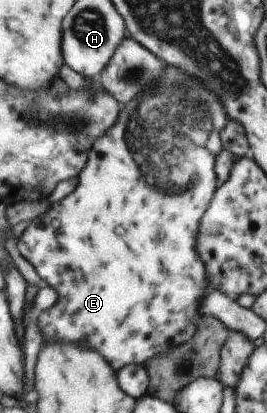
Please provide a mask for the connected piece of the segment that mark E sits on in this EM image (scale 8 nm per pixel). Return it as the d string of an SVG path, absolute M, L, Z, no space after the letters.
M165 66L165 70L163 74L156 78L156 82L154 86L152 86L152 82L146 82L146 86L141 85L141 89L139 94L132 100L127 101L124 106L121 106L119 116L114 126L110 128L102 137L99 137L96 142L94 142L94 146L92 150L90 150L90 154L88 157L88 162L86 162L86 166L84 169L77 175L78 184L76 184L76 188L68 194L65 198L58 202L54 202L53 204L49 204L49 208L37 218L34 218L26 226L22 235L17 238L17 248L18 253L26 260L26 262L32 265L34 272L40 277L40 283L47 285L49 288L52 288L53 292L56 292L56 301L53 303L53 306L50 306L48 309L42 310L36 318L38 329L40 329L40 333L42 333L42 341L44 343L71 343L72 345L77 345L78 347L83 347L84 349L92 350L96 352L98 355L102 356L102 359L105 360L106 363L109 364L110 367L113 367L114 370L122 369L123 367L129 365L142 365L148 362L150 359L154 357L158 357L159 355L168 353L170 350L177 348L179 345L186 343L197 331L196 329L196 318L200 316L199 305L201 299L204 299L208 292L212 291L212 288L209 288L209 283L206 277L206 272L204 271L203 263L200 262L200 258L198 258L198 254L196 254L196 238L198 231L198 220L200 220L200 216L203 216L203 213L208 208L208 204L212 199L213 193L216 191L216 178L214 173L214 162L216 162L216 156L225 150L222 147L221 142L221 130L228 125L228 115L225 114L224 107L221 106L221 103L214 98L214 94L210 94L210 92L206 92L206 88L200 84L200 82L196 82L194 78L186 78L186 74L182 74L180 70L176 70L176 68L168 68Z

